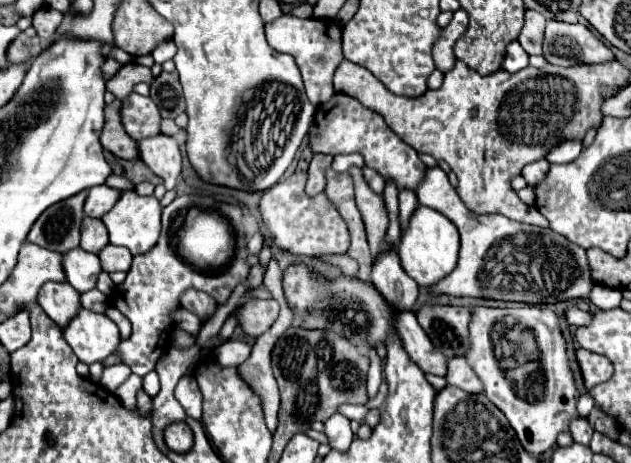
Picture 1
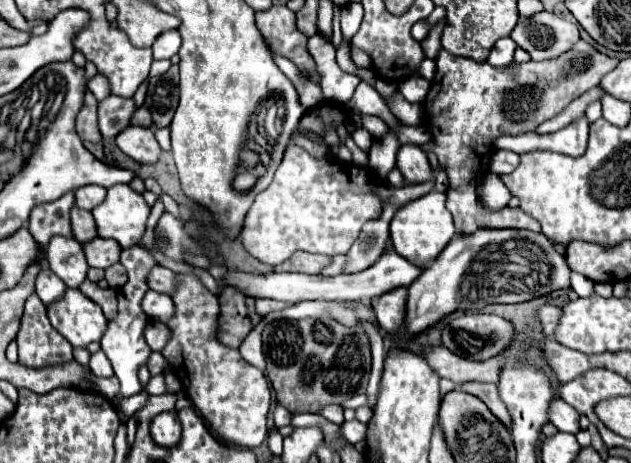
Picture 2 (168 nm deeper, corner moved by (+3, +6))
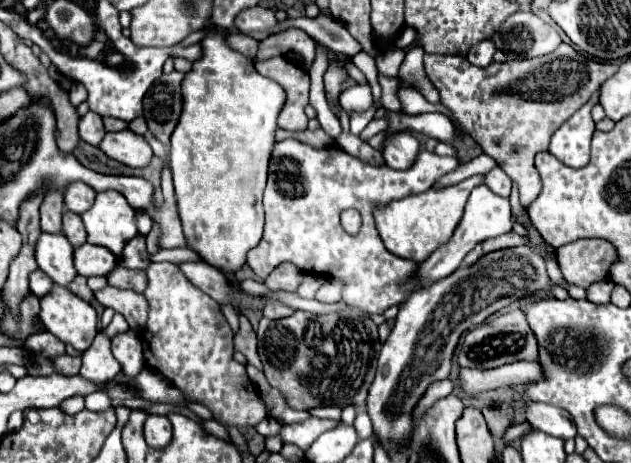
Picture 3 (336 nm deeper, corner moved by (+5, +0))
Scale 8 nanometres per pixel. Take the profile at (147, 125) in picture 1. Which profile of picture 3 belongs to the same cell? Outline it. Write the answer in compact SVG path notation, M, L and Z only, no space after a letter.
M88 111L80 119L80 137L90 145L98 145L104 135L106 135L106 129L104 129L102 115L96 115L94 111Z

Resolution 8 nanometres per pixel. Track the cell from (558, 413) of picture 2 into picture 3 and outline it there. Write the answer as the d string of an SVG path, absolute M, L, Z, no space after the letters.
M528 403L526 417L534 429L540 429L552 437L560 437L566 441L576 435L576 427L566 411L548 403Z

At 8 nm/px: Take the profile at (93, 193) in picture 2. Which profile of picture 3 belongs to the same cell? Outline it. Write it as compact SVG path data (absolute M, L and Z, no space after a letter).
M72 183L64 191L66 209L70 209L78 215L88 211L94 205L94 199L96 199L96 191L92 191L92 187L88 187L86 183Z

